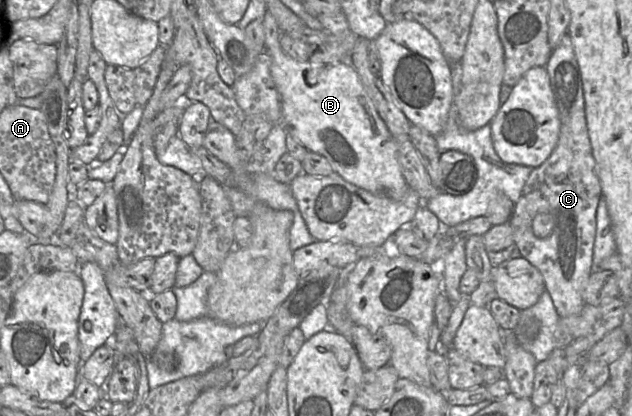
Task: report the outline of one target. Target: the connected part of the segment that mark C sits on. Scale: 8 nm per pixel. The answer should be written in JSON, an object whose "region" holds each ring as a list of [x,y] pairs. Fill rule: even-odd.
{"region":[[[566,34],[559,46],[552,50],[545,65],[549,76],[550,88],[554,96],[560,120],[558,143],[550,157],[530,173],[518,203],[510,219],[513,240],[522,258],[533,265],[542,275],[545,289],[550,294],[555,309],[561,318],[580,313],[585,306],[583,290],[592,274],[594,242],[596,236],[596,212],[602,196],[602,188],[596,171],[596,161],[588,135],[585,117],[585,100],[581,73],[569,34]],[[549,213],[554,217],[554,227],[546,238],[538,238],[532,230],[533,219],[538,214]]]}

